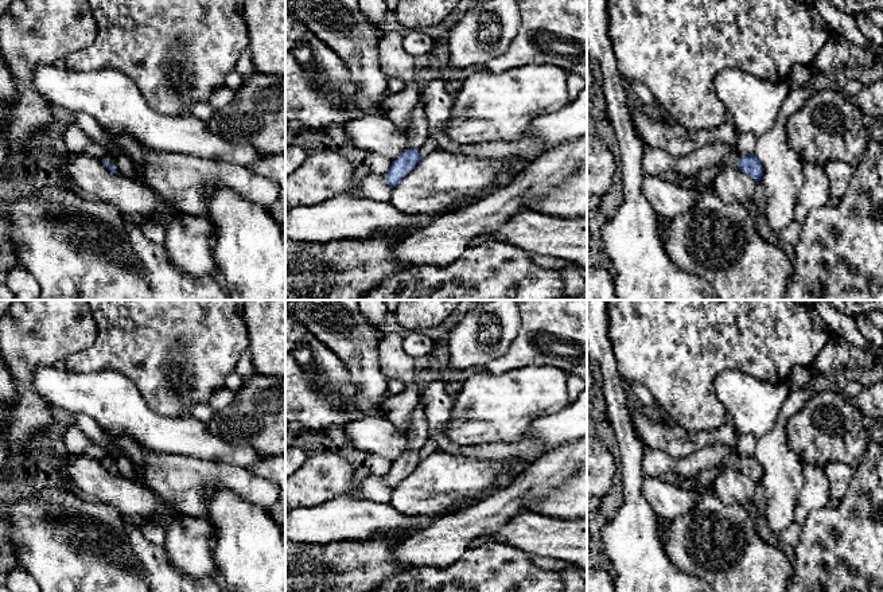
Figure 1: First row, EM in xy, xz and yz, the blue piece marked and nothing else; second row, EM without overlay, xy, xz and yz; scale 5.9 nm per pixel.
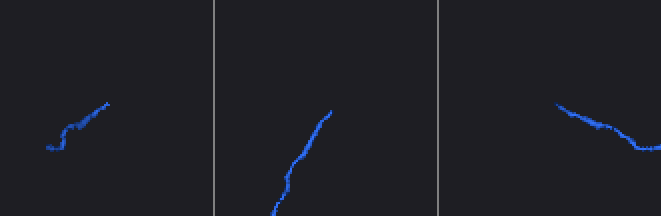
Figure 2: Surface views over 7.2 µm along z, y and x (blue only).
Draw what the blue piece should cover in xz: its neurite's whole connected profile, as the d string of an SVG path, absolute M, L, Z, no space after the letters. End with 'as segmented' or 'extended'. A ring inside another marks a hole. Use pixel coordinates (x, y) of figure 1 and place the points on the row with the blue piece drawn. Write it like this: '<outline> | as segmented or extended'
M424 98L413 108L407 132L408 149L402 152L386 172L386 183L394 188L398 182L409 174L421 160L419 149L428 139L428 122L424 113Z | extended

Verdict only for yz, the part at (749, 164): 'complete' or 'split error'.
split error

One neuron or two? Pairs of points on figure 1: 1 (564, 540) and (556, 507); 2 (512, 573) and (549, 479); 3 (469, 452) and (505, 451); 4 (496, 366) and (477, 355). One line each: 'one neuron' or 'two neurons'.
1: two neurons
2: two neurons
3: one neuron
4: two neurons

